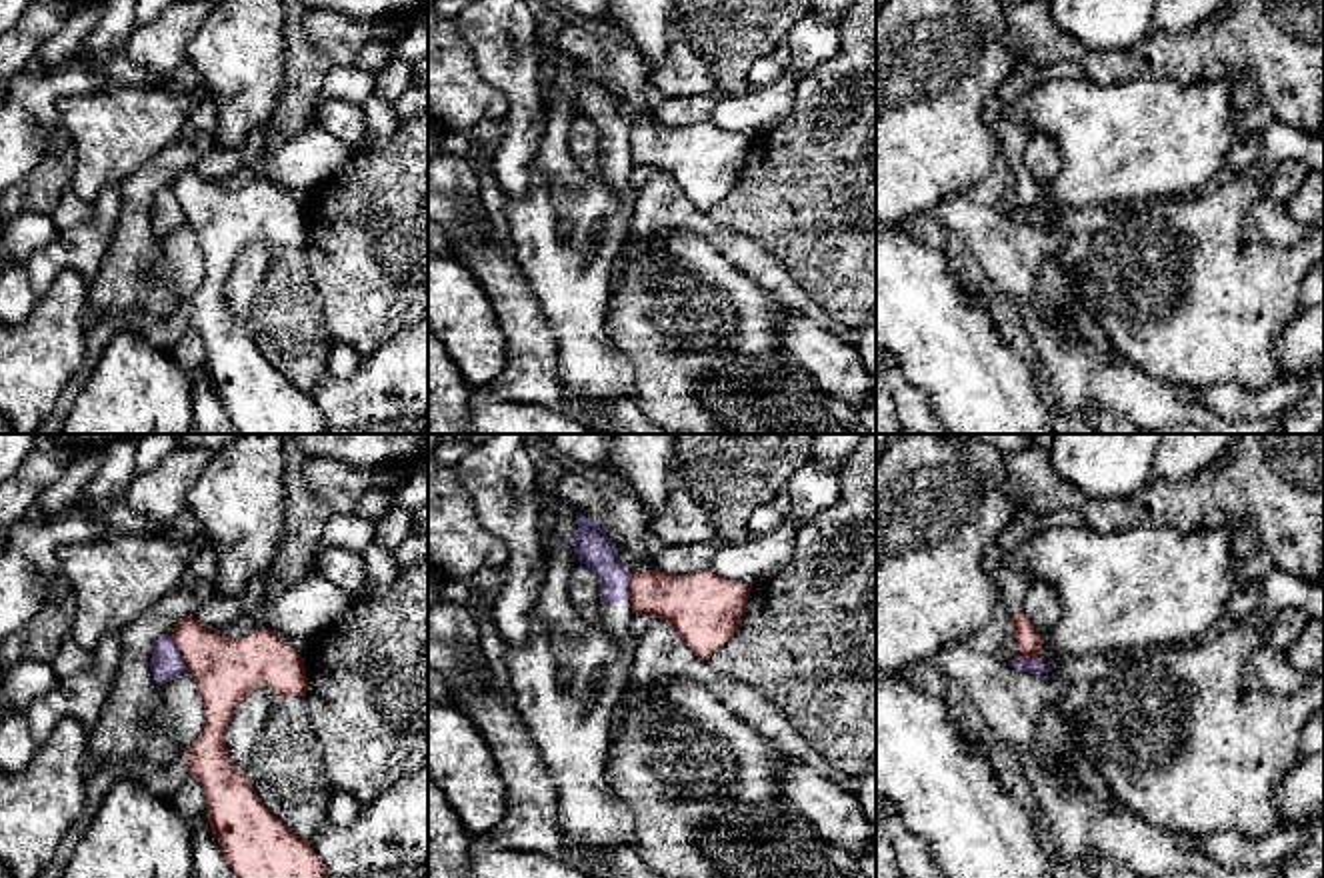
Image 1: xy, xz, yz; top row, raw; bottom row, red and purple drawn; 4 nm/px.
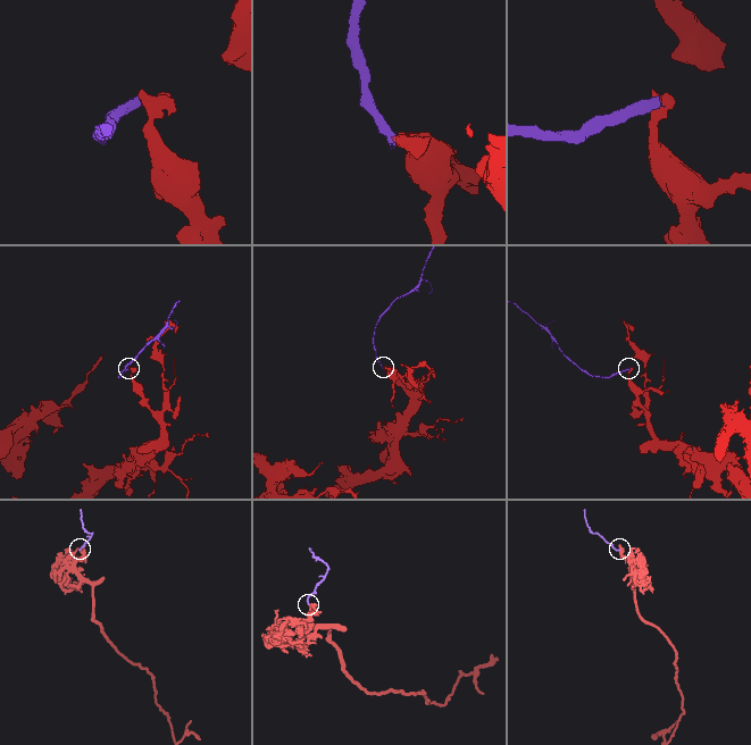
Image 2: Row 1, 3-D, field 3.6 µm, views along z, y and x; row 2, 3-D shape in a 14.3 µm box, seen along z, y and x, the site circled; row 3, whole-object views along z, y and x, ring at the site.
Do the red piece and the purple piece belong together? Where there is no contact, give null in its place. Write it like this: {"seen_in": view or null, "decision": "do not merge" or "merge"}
{"seen_in": "xy", "decision": "do not merge"}

